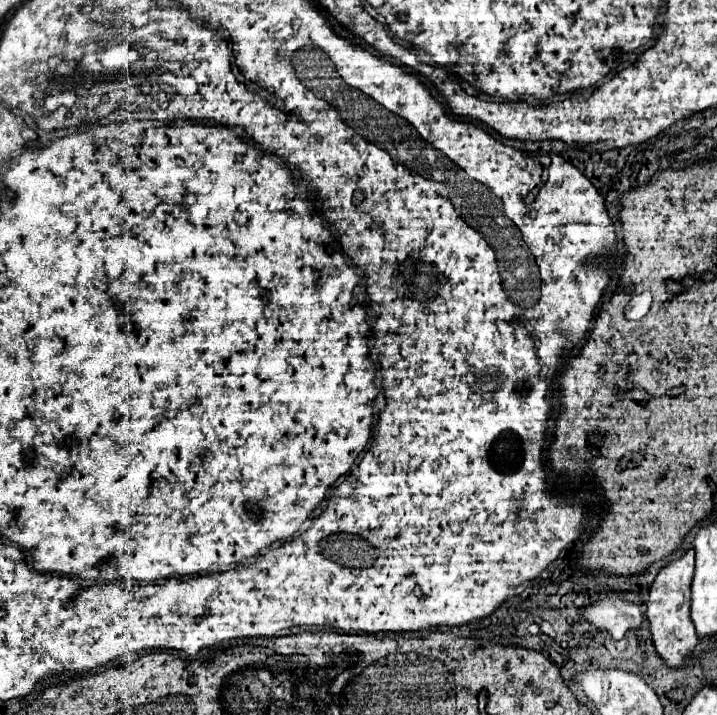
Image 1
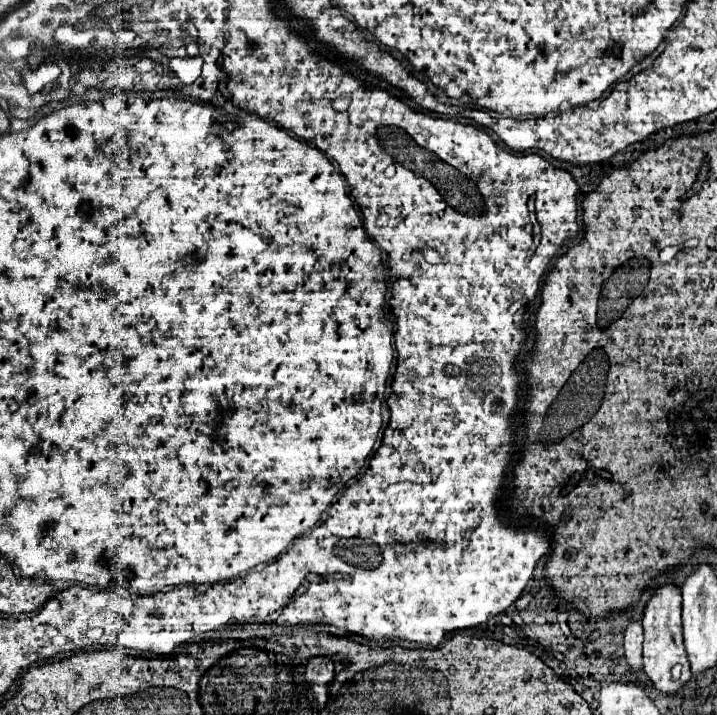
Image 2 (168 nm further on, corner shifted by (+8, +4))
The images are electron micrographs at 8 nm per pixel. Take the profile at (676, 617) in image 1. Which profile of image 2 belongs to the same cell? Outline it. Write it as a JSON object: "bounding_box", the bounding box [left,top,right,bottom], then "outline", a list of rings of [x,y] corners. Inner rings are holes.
{"bounding_box":[642,585,692,695],"outline":[[[664,585],[656,589],[656,593],[652,595],[652,599],[644,609],[642,625],[644,625],[644,673],[660,693],[674,695],[692,677],[688,669],[688,657],[684,653],[684,643],[682,643],[678,585]]]}

